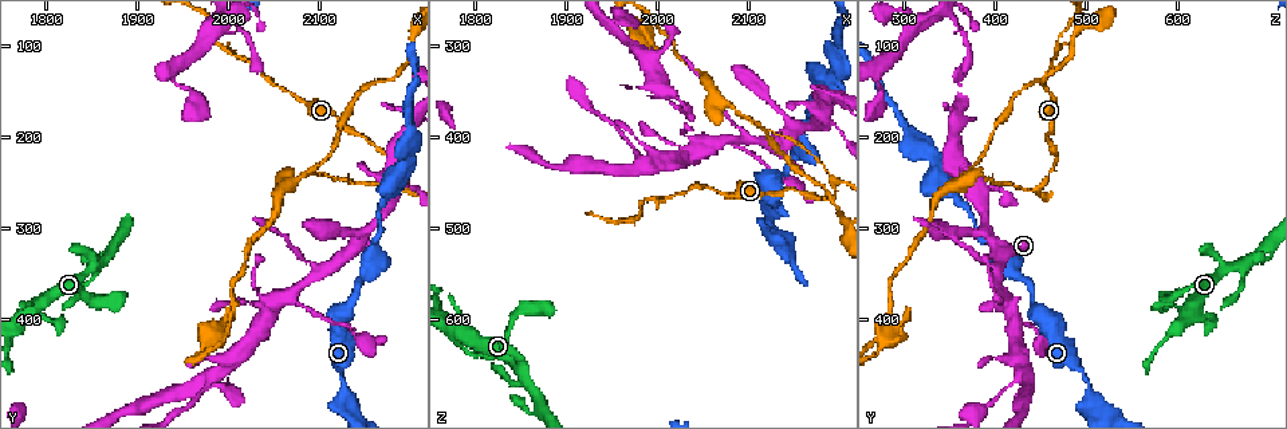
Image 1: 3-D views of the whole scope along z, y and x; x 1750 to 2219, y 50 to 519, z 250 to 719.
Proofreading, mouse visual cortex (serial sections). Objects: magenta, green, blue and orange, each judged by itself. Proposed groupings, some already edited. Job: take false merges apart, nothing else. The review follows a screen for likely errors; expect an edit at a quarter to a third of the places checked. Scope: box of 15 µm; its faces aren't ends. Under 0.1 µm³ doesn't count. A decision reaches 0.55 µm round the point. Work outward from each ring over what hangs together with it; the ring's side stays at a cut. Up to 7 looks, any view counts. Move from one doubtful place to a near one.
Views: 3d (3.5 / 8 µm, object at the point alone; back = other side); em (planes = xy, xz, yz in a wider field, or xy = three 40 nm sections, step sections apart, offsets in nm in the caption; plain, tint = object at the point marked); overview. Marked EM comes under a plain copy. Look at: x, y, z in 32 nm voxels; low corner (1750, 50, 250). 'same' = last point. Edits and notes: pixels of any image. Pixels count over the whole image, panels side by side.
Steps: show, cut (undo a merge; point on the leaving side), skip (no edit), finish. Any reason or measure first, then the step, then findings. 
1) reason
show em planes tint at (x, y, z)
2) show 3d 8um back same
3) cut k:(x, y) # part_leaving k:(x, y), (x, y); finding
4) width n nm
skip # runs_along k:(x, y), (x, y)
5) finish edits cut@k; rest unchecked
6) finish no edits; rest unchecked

small branch off a trunk
show 3d 3.5um back at (2100, 350, 400)

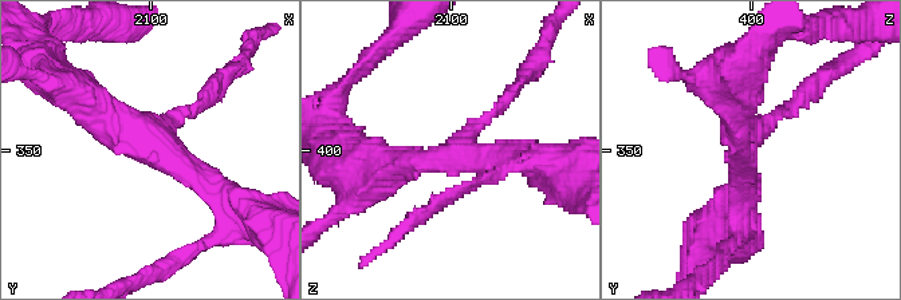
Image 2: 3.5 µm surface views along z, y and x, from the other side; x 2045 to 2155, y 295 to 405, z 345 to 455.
arms 3; arm_widths 150, 300, 450 nm; need the tissue
show em xy step 2 tint at (2101, 345, 403)

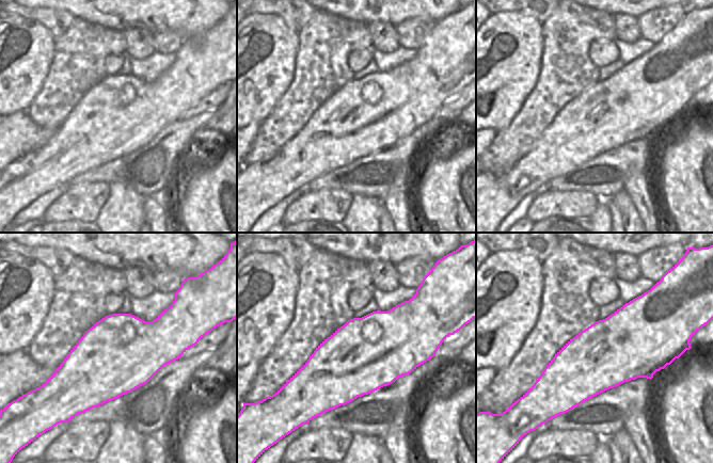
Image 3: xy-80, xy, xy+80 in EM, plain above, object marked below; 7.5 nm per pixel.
show em xy step 3 tint same

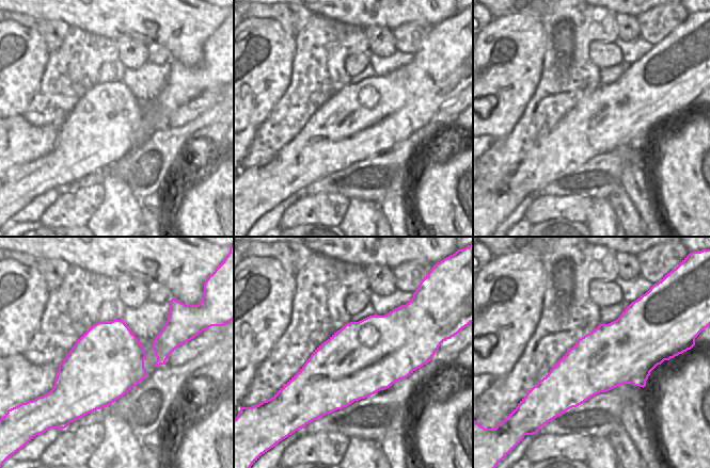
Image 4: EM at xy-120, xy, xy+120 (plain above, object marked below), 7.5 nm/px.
skip # continuous, no second cell

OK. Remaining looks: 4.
thin arm on a thick one
show 3d 3.5um back at (1970, 465, 435)

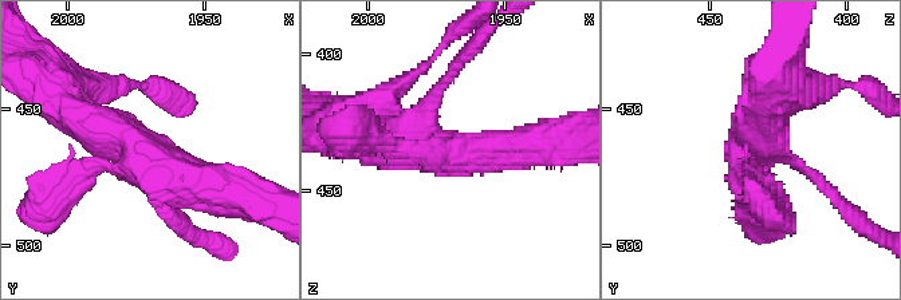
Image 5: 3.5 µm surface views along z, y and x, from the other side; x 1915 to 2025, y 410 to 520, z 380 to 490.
arms 4; arm_widths 150, 200, 450, 500 nm; shape alone is not enough
show em planes tint at (1971, 467, 435)

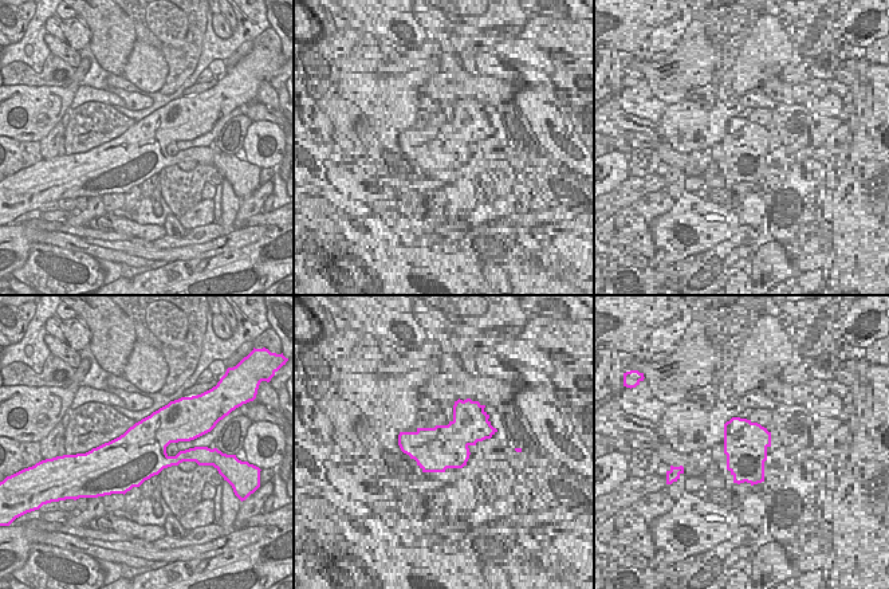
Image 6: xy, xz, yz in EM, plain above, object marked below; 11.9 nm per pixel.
cut it another way
show em xy step 2 tint same

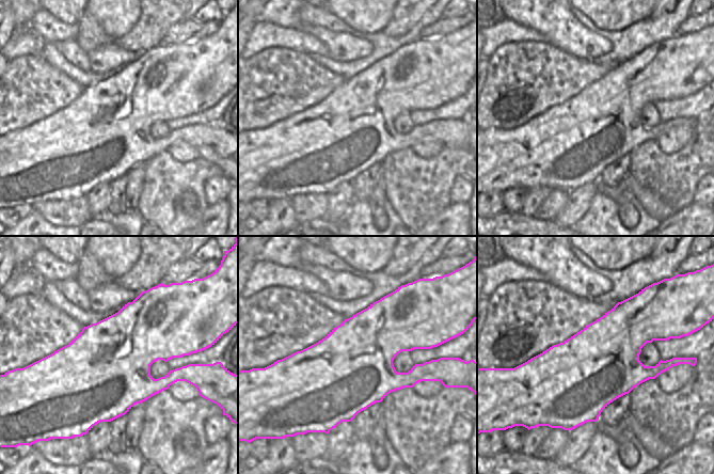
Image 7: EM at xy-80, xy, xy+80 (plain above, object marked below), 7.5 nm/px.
skip # runs_along 5:(73, 111), (224, 190); all the same cell

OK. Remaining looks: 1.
finish no edits; rest unchecked

